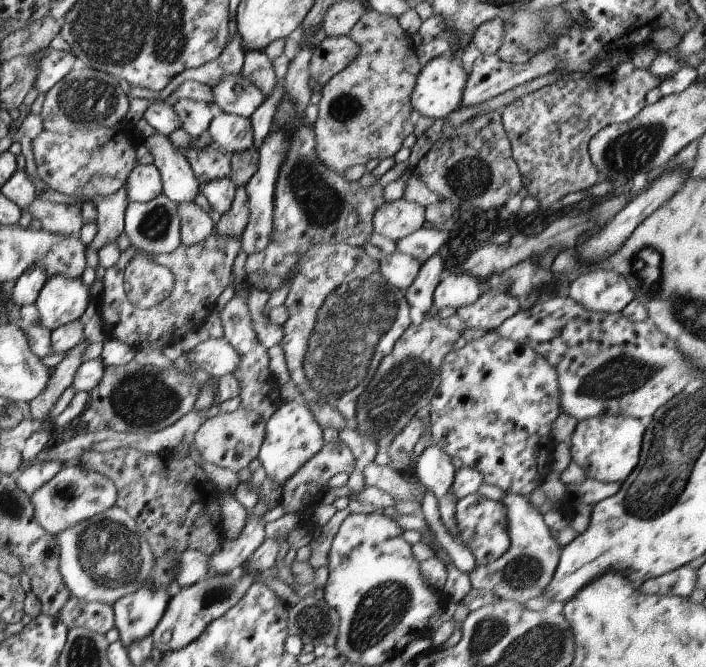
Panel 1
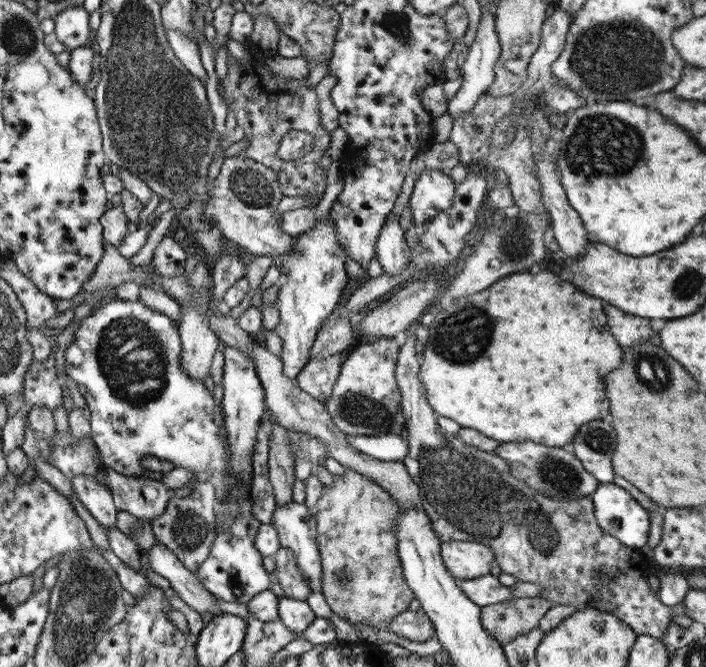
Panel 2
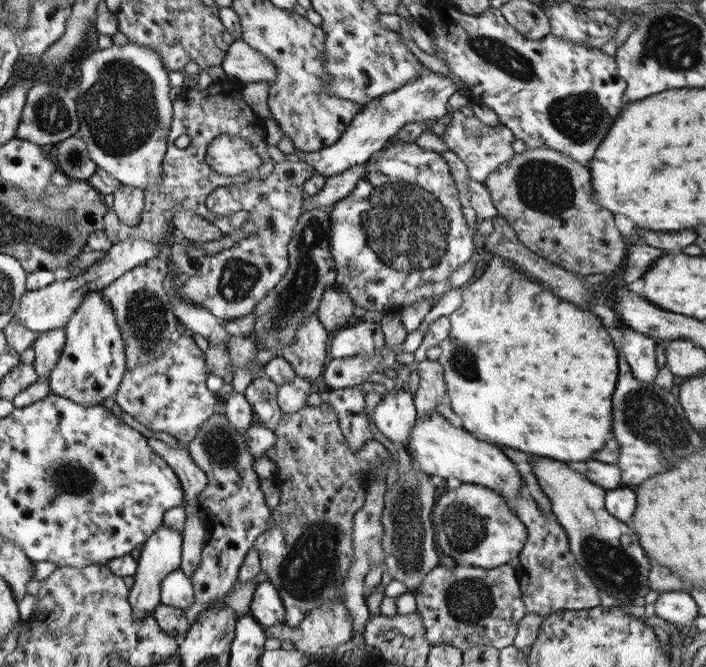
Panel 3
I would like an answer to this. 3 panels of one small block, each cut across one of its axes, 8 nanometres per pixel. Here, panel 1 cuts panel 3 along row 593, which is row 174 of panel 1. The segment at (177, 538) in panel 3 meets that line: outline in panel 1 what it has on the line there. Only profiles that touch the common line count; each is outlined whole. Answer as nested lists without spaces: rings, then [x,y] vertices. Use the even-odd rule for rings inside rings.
[[[150,161],[136,163],[124,185],[128,202],[145,203],[162,192],[159,171]]]

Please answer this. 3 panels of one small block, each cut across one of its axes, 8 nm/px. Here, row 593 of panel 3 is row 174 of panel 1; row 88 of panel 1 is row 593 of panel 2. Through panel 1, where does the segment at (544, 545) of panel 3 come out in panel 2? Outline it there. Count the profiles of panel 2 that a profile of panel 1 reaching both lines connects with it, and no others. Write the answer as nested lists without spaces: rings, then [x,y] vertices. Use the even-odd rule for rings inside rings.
[[[413,322],[410,326],[404,331],[405,333],[405,343],[401,348],[398,348],[396,366],[394,369],[395,382],[399,390],[400,406],[404,412],[406,418],[406,433],[407,433],[407,452],[405,453],[405,458],[401,461],[404,468],[408,472],[408,476],[411,477],[412,483],[415,484],[416,488],[419,488],[420,491],[420,503],[424,513],[430,518],[432,522],[432,529],[436,534],[436,537],[440,542],[445,541],[471,541],[476,542],[481,545],[488,546],[494,552],[494,562],[500,568],[500,572],[505,574],[511,574],[513,578],[521,582],[531,582],[531,584],[537,584],[541,588],[539,592],[539,597],[542,599],[548,599],[553,603],[553,605],[573,605],[577,611],[584,609],[595,609],[597,611],[603,611],[603,613],[609,613],[613,616],[616,616],[620,621],[623,621],[631,630],[634,630],[637,635],[647,635],[651,638],[656,638],[661,640],[663,635],[668,629],[670,618],[673,614],[686,614],[685,609],[681,607],[681,604],[673,606],[663,606],[659,599],[651,593],[649,585],[647,585],[648,578],[648,567],[650,564],[650,559],[643,556],[639,551],[634,551],[628,549],[626,546],[623,546],[617,538],[607,534],[598,524],[596,518],[593,514],[592,509],[592,500],[589,496],[579,497],[573,501],[558,501],[556,498],[549,498],[543,493],[532,489],[531,487],[525,486],[524,482],[521,479],[516,479],[511,477],[507,472],[507,464],[499,456],[495,456],[493,453],[483,452],[479,450],[476,446],[471,446],[465,444],[457,434],[452,435],[443,435],[443,431],[437,425],[436,415],[429,408],[429,404],[426,402],[424,388],[419,382],[419,362],[414,356],[415,350],[415,328],[418,323]]]

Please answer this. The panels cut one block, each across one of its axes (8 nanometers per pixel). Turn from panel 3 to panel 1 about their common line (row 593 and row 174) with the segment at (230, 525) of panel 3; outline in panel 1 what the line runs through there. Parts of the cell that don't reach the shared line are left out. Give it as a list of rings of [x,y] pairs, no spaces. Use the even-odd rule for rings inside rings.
[[[212,142],[205,150],[184,150],[185,160],[202,188],[209,180],[228,176],[231,170],[229,155],[217,148]]]

